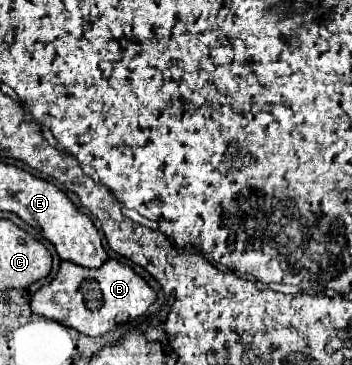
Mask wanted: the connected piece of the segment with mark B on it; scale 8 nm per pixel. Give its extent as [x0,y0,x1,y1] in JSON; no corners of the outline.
[31,260,157,336]

